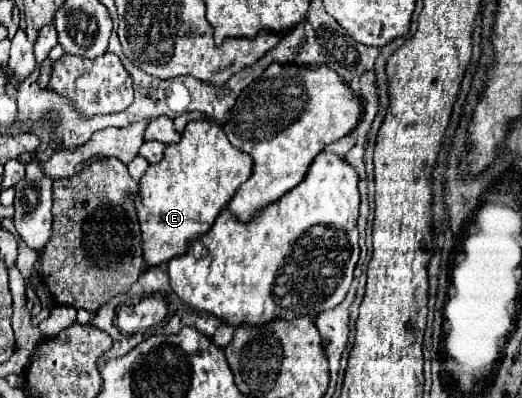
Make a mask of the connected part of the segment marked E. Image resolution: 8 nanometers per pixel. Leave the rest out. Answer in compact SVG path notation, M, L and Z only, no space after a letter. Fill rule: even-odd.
M190 122L182 132L182 140L166 146L164 158L158 164L150 164L138 182L140 192L134 206L142 230L144 262L158 266L186 252L186 244L212 228L216 216L250 174L252 156L234 148L216 122ZM196 184L202 184L202 189L194 190L198 188Z

